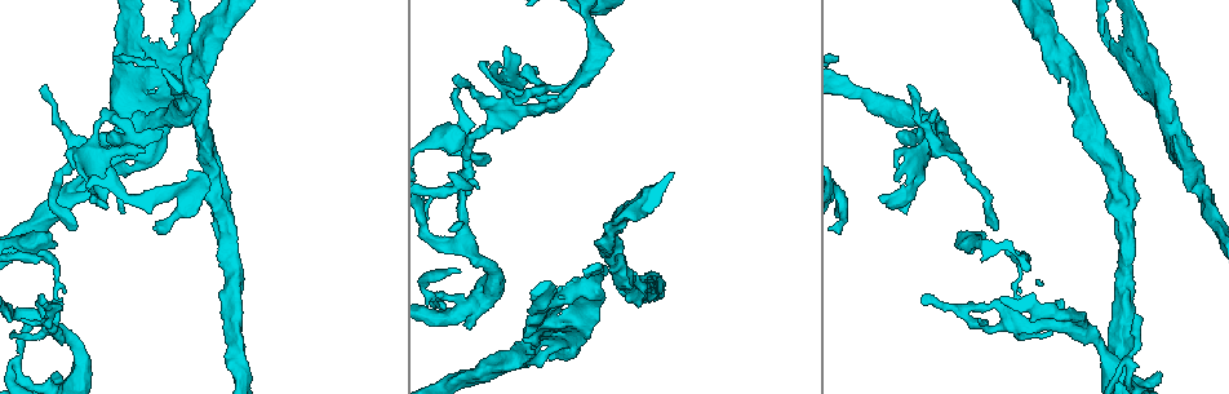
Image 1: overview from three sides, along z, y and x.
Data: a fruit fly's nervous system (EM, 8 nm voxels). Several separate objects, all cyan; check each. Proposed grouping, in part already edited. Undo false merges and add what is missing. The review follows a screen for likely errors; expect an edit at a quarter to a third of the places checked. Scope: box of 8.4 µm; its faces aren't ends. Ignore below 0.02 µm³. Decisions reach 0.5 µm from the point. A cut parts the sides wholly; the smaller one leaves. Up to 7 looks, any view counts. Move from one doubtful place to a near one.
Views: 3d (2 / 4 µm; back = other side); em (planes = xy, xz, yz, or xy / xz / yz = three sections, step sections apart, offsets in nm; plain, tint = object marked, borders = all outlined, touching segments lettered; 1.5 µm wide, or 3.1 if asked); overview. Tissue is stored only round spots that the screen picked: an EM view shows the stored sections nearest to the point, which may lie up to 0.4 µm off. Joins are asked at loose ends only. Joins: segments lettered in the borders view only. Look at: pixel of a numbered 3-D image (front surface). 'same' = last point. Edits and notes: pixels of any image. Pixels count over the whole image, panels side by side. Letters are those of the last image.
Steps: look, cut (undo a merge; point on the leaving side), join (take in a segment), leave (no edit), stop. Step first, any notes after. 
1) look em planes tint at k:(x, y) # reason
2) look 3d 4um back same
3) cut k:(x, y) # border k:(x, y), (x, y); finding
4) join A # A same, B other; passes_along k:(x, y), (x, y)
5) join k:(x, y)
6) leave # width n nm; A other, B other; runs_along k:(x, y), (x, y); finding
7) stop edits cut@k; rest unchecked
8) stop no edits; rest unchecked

look em yz step 4 tint at 1:(57, 275) # thin neck

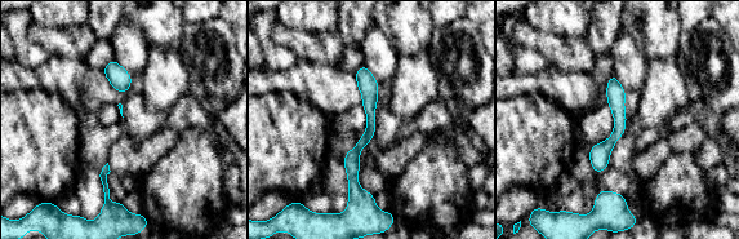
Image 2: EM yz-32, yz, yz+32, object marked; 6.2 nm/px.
look em planes borders same

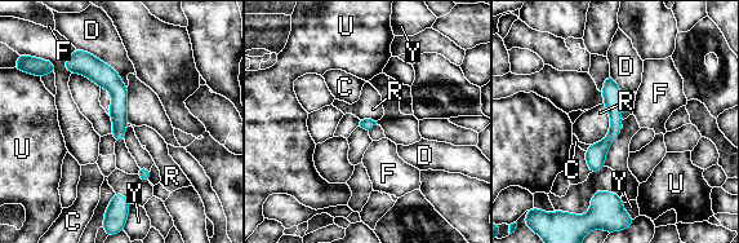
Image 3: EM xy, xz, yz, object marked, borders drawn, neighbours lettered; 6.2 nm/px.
leave # C other, D other, F other, R other, U other, Y other; all the same neuron

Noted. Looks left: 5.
look 3d 2um at 1:(525, 359) # narrows sharply

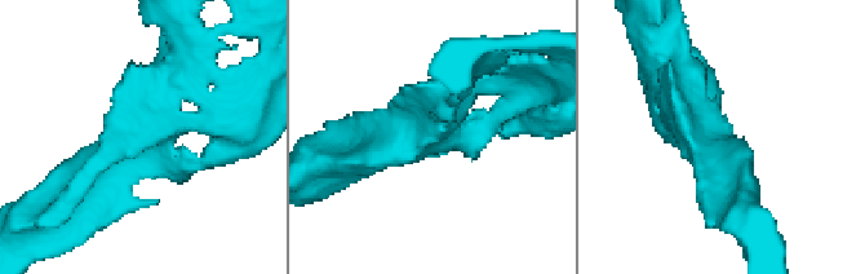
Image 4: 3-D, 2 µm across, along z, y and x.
look em planes borders at 4:(714, 137) # arms 4

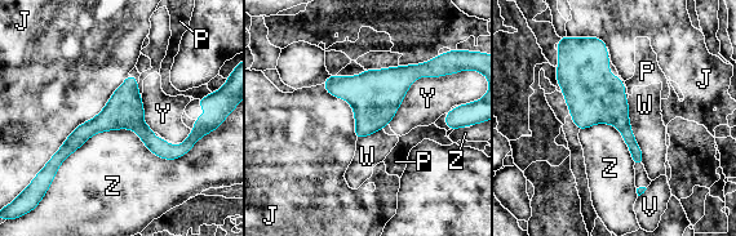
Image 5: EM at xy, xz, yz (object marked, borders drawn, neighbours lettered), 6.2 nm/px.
leave # J other, P other, V other, W other, Y other, Z other; border 5:(209, 132), (53, 178); all the same neuron

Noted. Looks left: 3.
look em yz step 4 borders at 1:(923, 300) # thin end

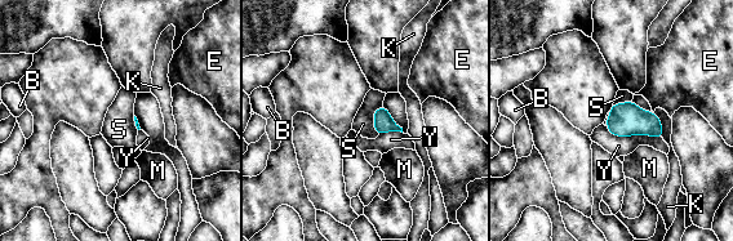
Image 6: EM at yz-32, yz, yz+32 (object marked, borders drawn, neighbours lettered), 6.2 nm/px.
look em planes borders same # another direction

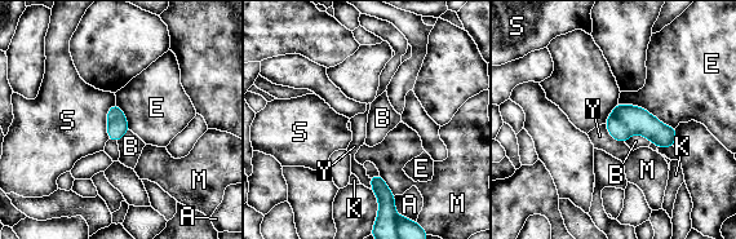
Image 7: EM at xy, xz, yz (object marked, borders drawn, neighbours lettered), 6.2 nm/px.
leave # width 130 nm; A other, B other, E other, K other, M other, S other, Y other; border 7:(115, 102), (107, 113), (107, 138); none of them fits

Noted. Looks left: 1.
stop no edits; rest unchecked

